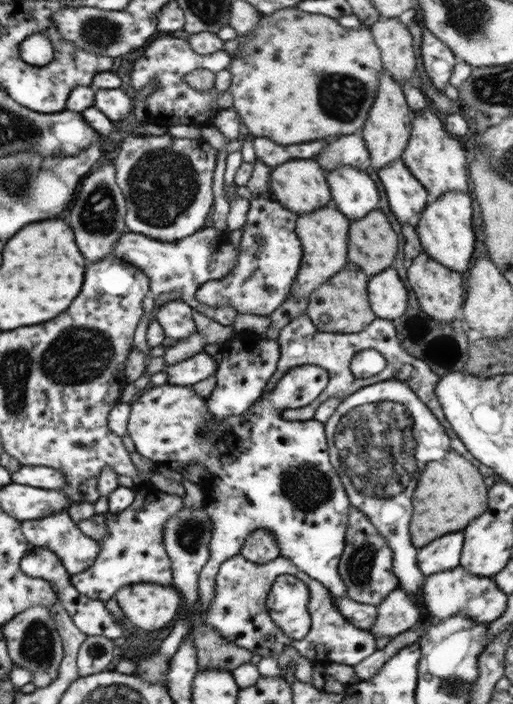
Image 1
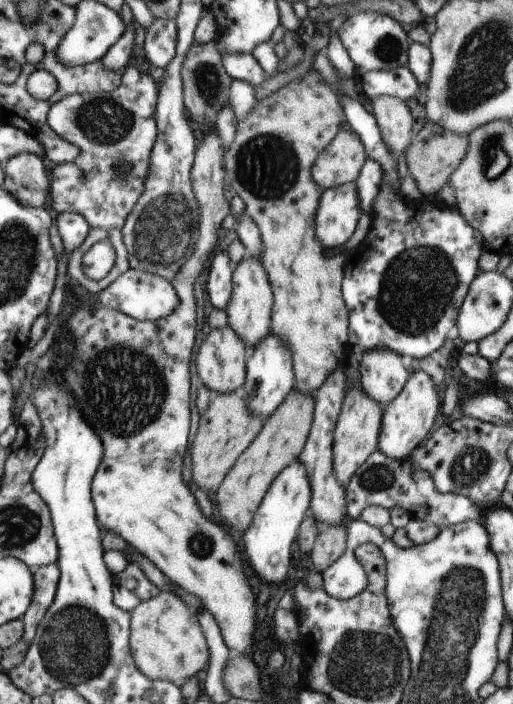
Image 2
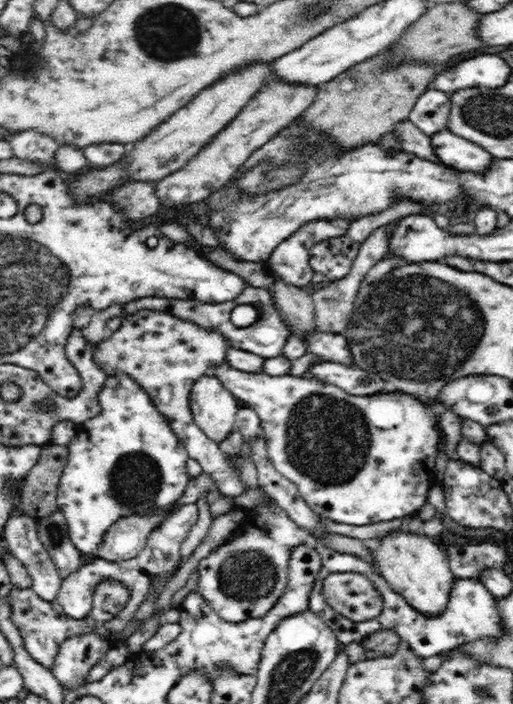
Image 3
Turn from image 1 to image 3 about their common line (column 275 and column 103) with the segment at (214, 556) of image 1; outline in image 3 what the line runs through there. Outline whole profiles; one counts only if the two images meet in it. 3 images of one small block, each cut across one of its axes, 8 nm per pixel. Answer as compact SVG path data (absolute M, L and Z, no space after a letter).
M126 374L108 376L106 384L98 390L98 406L102 412L96 418L80 424L74 440L66 444L68 460L58 488L58 506L66 516L70 540L86 560L96 558L110 528L120 518L150 516L154 512L164 512L168 518L178 510L176 504L190 486L190 478L186 476L186 460L190 458L188 450L178 434L170 428L164 414L154 406L150 394L134 378Z

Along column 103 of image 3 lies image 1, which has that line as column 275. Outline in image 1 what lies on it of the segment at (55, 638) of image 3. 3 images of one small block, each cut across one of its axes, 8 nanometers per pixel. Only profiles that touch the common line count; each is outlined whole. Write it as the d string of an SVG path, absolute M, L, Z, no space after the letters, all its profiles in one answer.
M277 576L267 594L267 612L273 624L291 640L303 640L311 628L307 586L295 576Z

